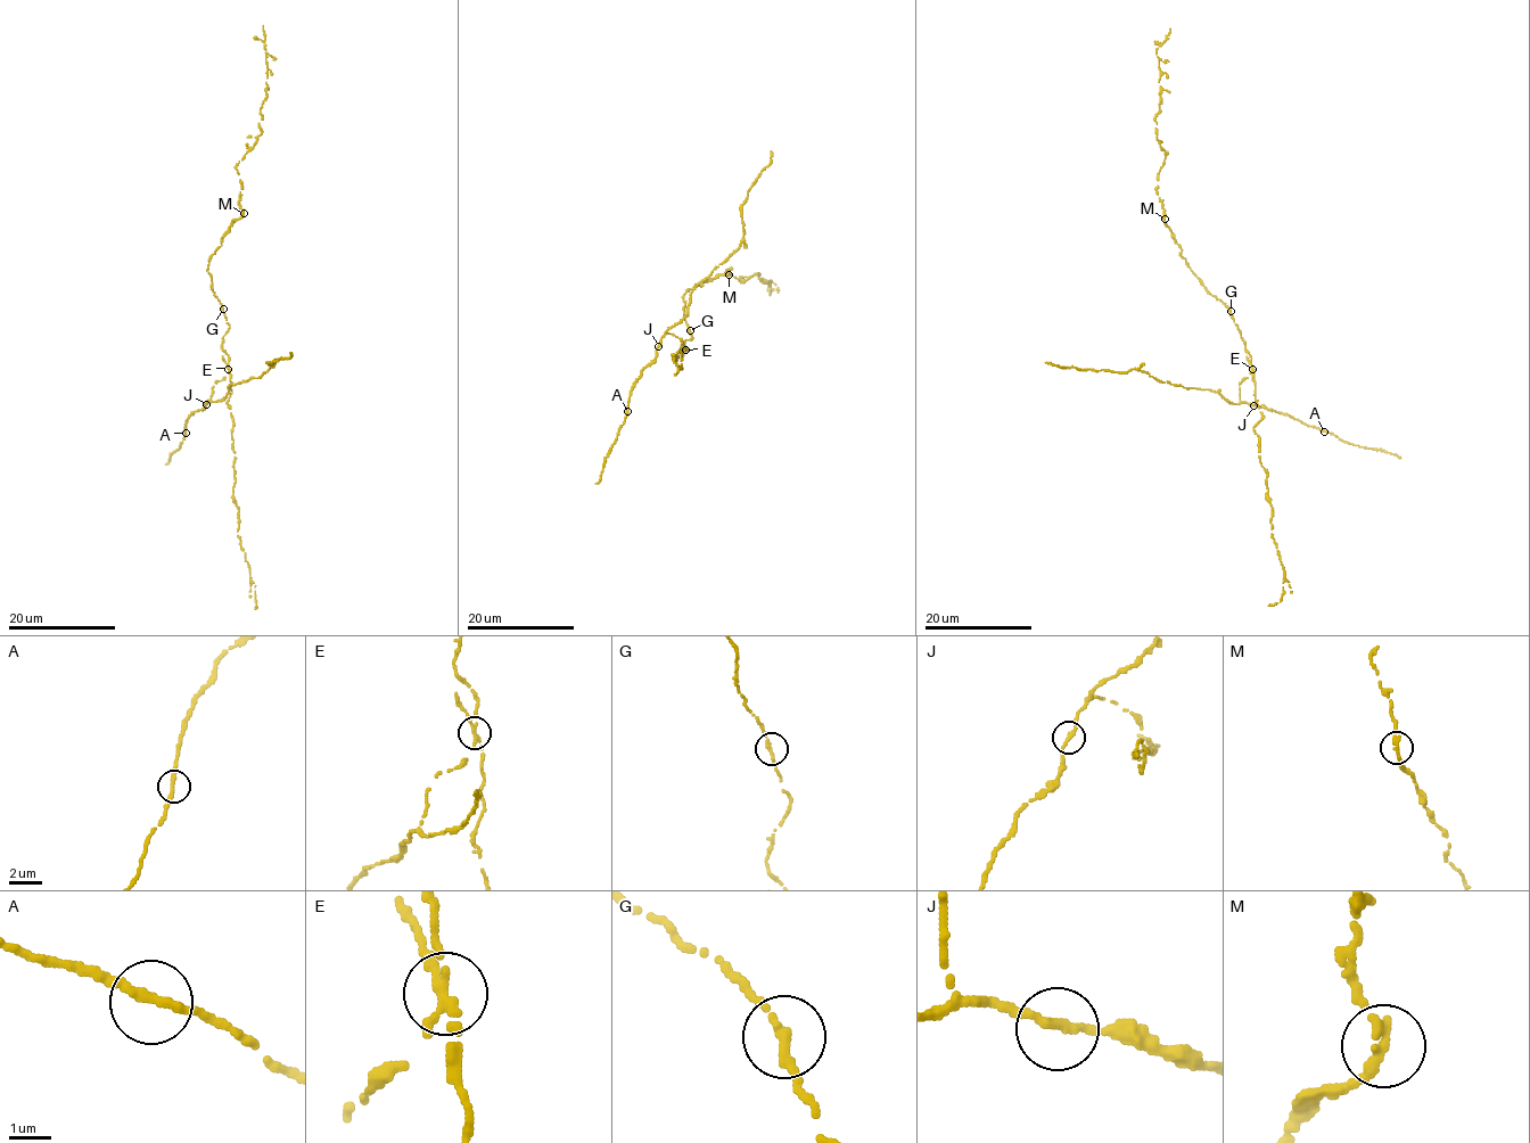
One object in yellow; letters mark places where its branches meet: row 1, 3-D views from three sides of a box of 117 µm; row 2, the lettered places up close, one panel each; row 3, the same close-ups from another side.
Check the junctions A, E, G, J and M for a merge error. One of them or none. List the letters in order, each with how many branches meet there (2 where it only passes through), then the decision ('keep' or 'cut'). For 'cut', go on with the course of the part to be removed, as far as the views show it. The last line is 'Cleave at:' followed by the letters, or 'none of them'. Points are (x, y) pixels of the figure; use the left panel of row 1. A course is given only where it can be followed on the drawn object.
A: branches 2; keep
E: branches 2; cut; course (229, 368), (232, 501), (239, 509), (238, 536), (255, 585), (256, 608)
G: branches 2; keep
J: branches 2; keep
M: branches 2; keep
Cleave at: E

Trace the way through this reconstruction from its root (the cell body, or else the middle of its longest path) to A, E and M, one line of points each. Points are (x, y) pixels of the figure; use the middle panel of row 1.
A: (689, 329), (693, 337), (682, 343), (685, 350), (677, 337), (664, 334), (656, 358), (634, 384), (627, 411)
E: (689, 329), (693, 337), (682, 343), (685, 350)
M: (689, 329), (683, 314), (684, 294), (718, 274), (729, 274)

